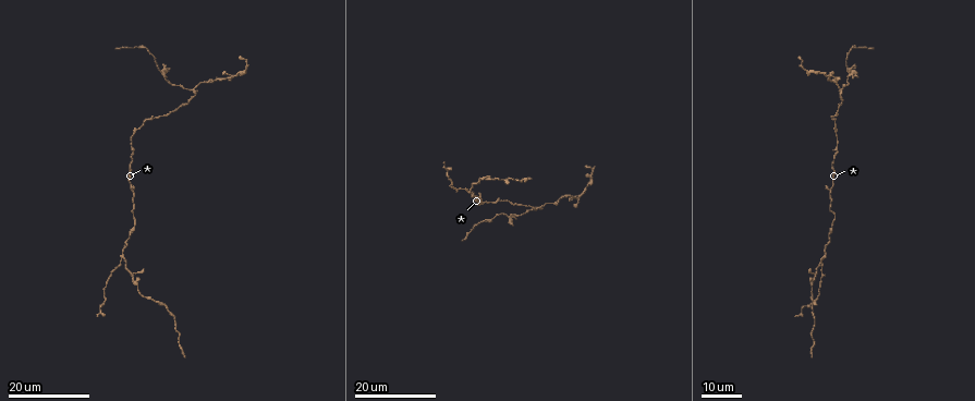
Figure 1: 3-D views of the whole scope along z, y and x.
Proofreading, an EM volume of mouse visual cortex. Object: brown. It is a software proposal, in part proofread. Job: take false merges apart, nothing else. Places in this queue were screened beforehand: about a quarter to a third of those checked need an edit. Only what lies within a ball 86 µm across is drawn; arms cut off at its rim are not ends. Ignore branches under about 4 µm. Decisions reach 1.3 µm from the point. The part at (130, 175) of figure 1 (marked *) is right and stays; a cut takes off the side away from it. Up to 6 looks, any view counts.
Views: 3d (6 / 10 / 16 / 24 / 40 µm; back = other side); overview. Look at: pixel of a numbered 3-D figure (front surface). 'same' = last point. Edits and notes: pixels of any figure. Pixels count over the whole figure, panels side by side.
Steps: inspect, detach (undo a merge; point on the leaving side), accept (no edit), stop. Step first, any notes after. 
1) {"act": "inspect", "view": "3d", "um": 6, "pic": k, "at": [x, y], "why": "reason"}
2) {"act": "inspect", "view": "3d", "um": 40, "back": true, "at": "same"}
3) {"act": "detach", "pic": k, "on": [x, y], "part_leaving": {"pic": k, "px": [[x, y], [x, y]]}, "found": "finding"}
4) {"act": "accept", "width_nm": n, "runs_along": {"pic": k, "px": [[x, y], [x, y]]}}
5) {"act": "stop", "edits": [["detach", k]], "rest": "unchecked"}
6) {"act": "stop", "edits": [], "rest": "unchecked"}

{"act": "inspect", "view": "3d", "um": 24, "pic": 1, "at": [232, 75], "why": "four-way junction"}

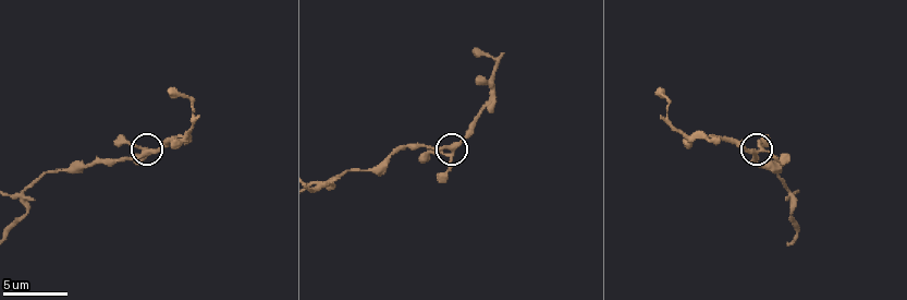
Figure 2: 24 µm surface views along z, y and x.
{"act": "inspect", "view": "3d", "um": 10, "pic": 2, "at": [761, 150]}

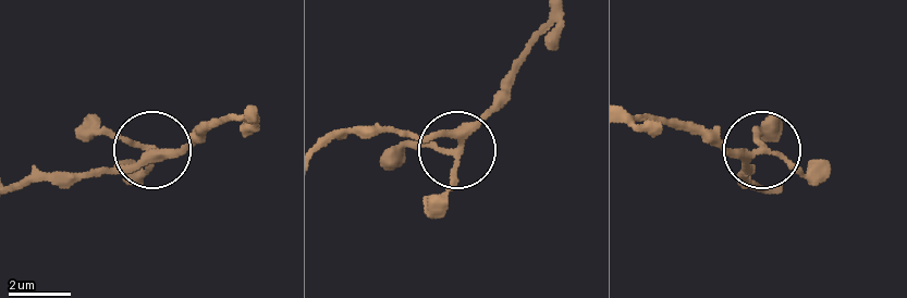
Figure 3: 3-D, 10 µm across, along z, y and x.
{"act": "inspect", "view": "3d", "um": 10, "back": true, "pic": 3, "at": [760, 151], "why": "from behind"}

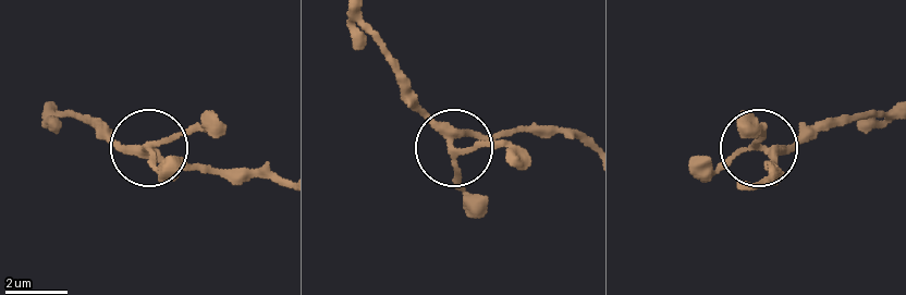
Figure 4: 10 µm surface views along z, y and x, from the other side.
{"act": "accept", "runs_along": {"pic": 4, "px": [[751, 187], [774, 167], [751, 151], [692, 172]]}, "found": "one cell here"}

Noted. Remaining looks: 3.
{"act": "inspect", "view": "3d", "um": 16, "pic": 1, "at": [148, 120], "why": "calibre changes"}

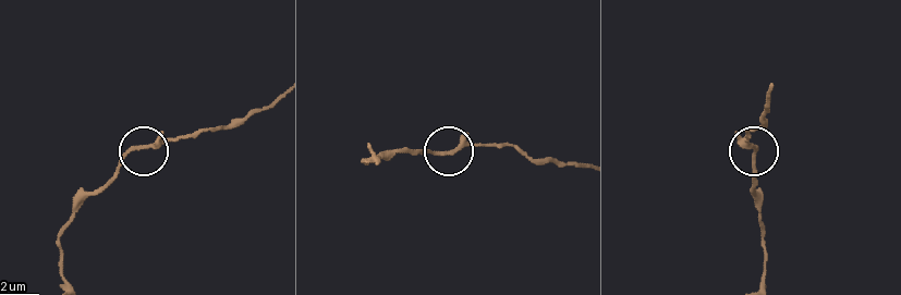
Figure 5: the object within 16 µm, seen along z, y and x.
{"act": "inspect", "view": "3d", "um": 10, "pic": 5, "at": [438, 151]}

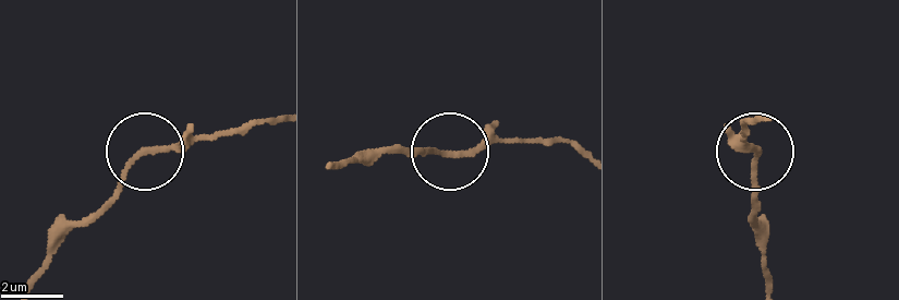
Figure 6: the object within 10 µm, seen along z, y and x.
{"act": "accept", "runs_along": {"pic": 6, "px": [[335, 166], [390, 151], [520, 143]]}, "found": "continuous, no second cell"}

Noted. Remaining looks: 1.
{"act": "inspect", "view": "3d", "um": 10, "pic": 2, "at": [792, 196], "why": "looks like a crossing"}

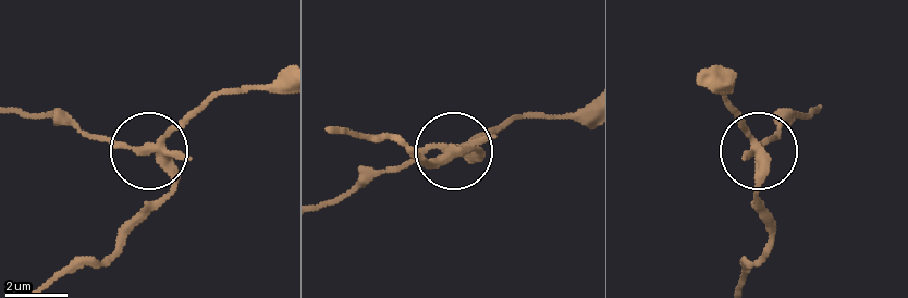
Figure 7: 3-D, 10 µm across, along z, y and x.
{"act": "detach", "pic": 7, "on": [110, 139], "arms": 4, "part_leaving": {"pic": 7, "px": [[156, 153], [17, 111]]}, "found": "a second cell is stuck on"}

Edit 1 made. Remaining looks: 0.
{"act": "stop", "edits": [["detach", 7]], "rest": "unchecked"}

